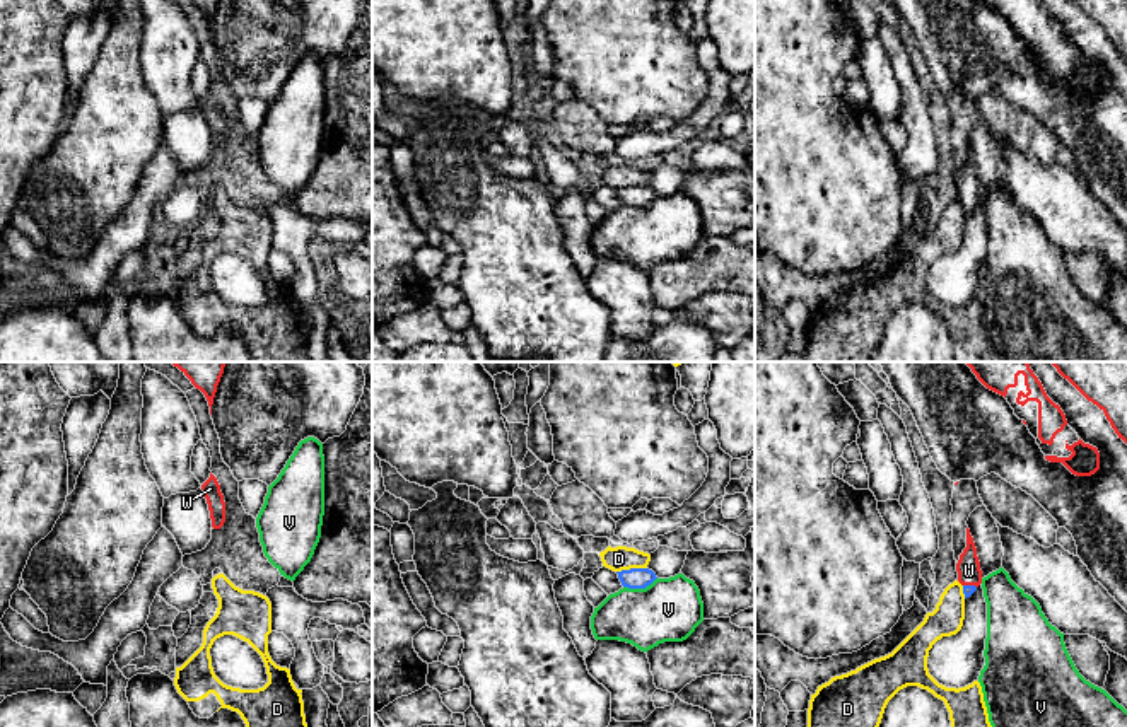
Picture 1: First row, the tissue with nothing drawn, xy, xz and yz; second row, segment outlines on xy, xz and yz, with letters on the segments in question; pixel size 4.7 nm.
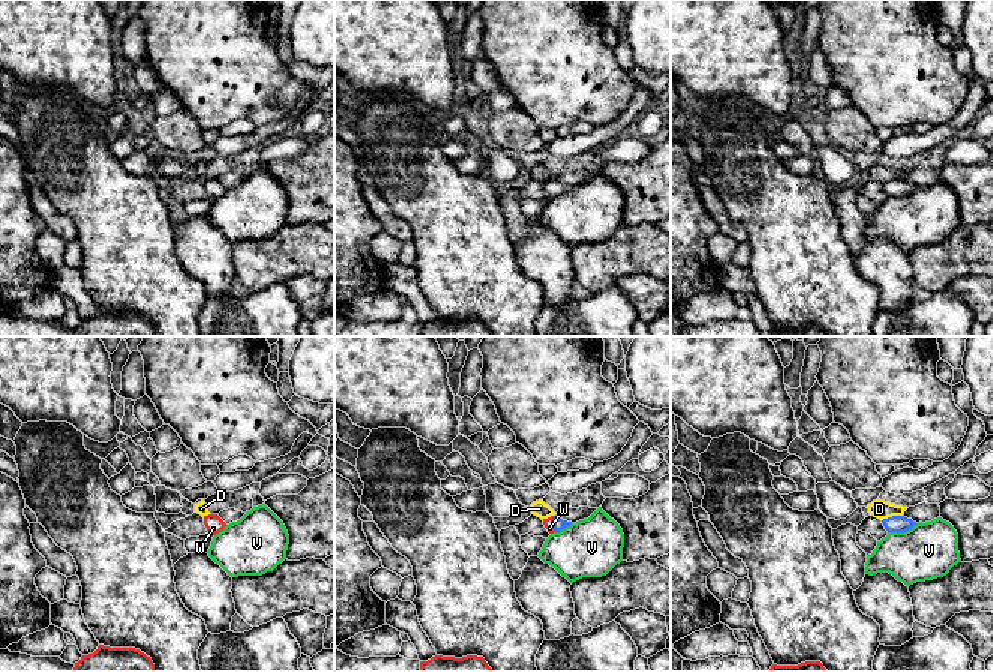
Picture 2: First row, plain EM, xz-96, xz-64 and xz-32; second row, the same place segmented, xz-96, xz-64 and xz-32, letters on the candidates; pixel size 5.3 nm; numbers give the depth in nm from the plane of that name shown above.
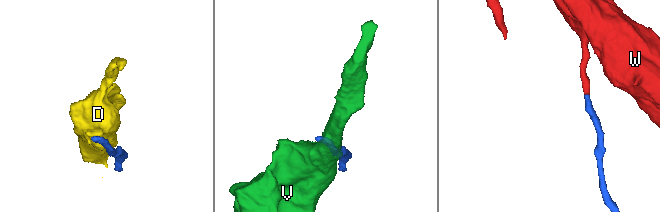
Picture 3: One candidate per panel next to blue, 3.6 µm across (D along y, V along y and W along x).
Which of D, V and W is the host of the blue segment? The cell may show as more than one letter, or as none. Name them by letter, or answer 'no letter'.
W

